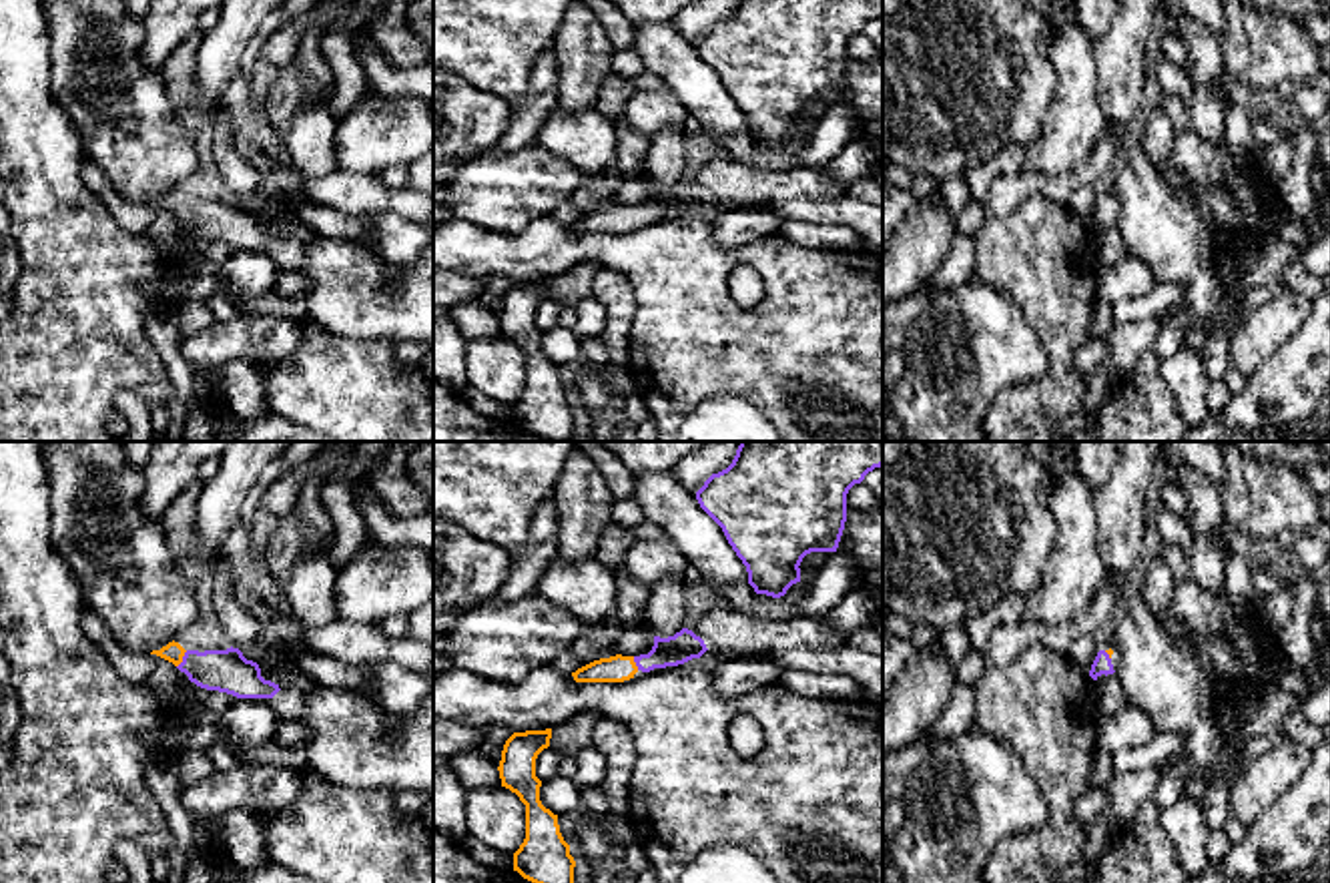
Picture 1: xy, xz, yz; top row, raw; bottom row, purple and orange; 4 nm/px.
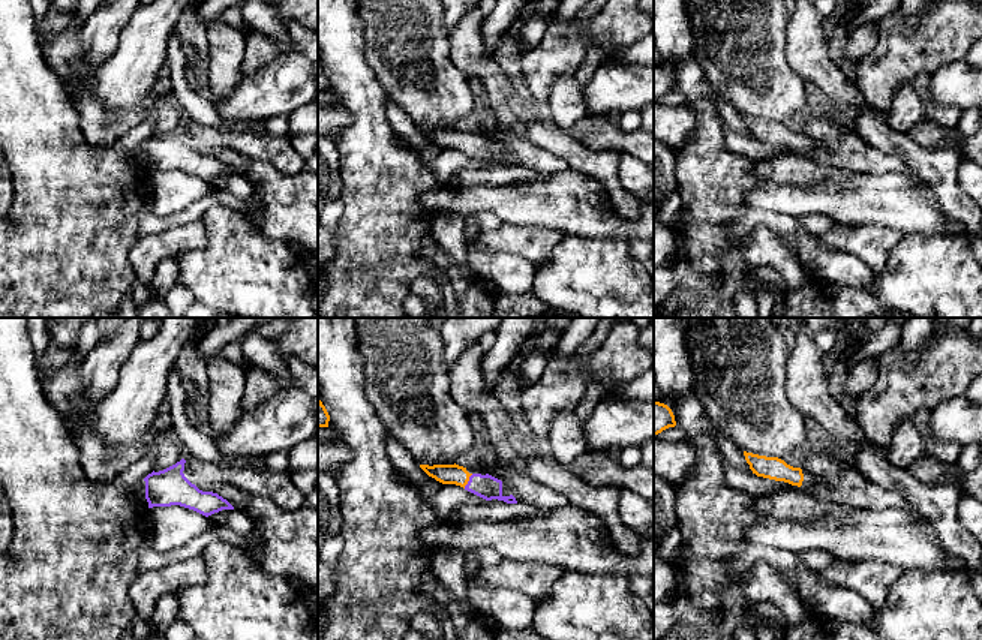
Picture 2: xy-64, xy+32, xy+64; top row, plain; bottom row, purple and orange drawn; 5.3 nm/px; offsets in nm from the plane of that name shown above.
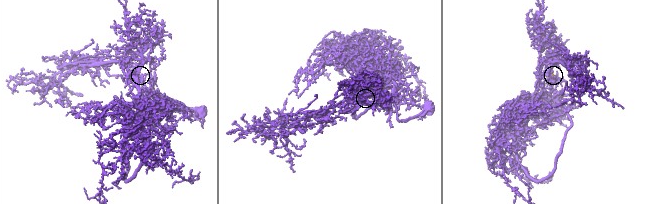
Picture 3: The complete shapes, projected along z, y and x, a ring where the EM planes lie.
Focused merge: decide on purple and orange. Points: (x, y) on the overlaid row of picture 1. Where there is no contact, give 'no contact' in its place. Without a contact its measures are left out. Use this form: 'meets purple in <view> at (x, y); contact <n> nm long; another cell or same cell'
meets purple in xy at (183, 659); contact 80 nm long; same cell

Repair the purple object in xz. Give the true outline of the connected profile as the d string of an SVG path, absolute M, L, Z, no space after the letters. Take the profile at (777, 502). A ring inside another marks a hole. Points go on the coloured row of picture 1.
M740 442L732 464L712 474L696 492L696 500L746 566L754 592L780 598L800 582L798 566L806 554L837 552L847 522L849 490L881 466L883 442Z

